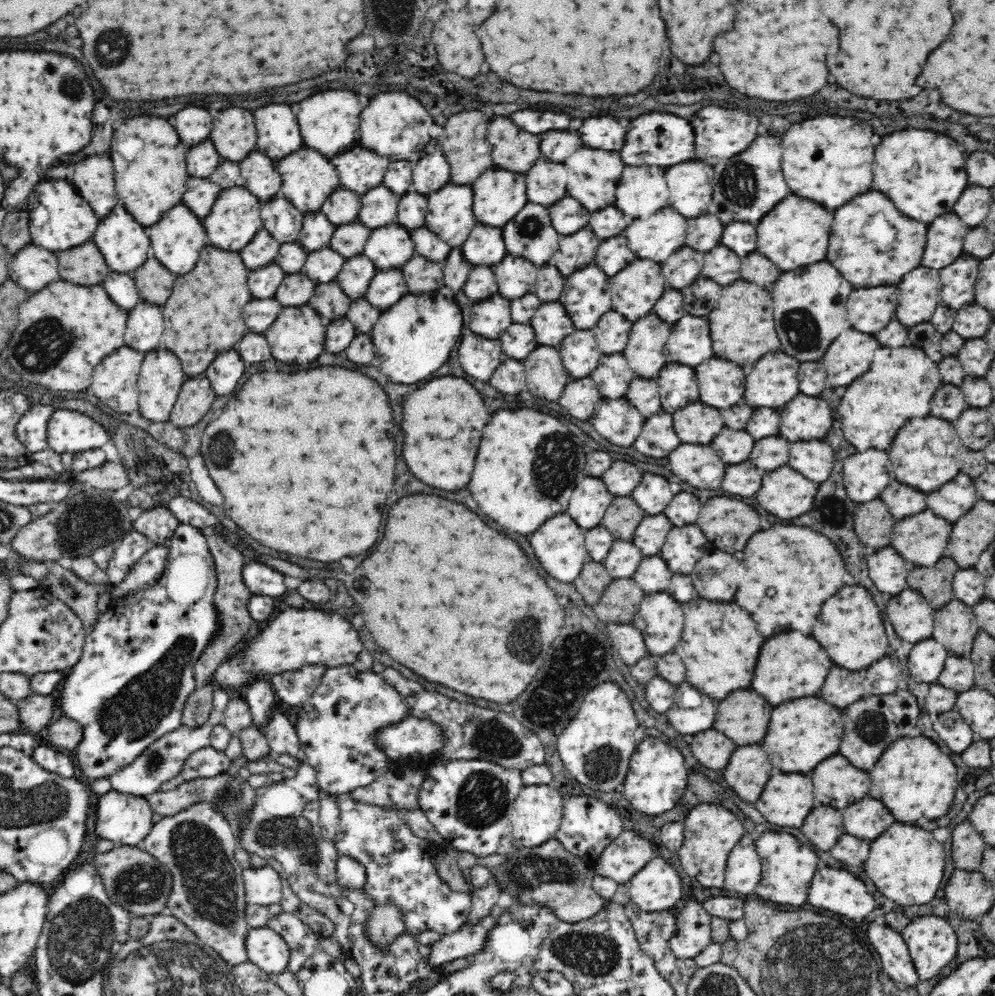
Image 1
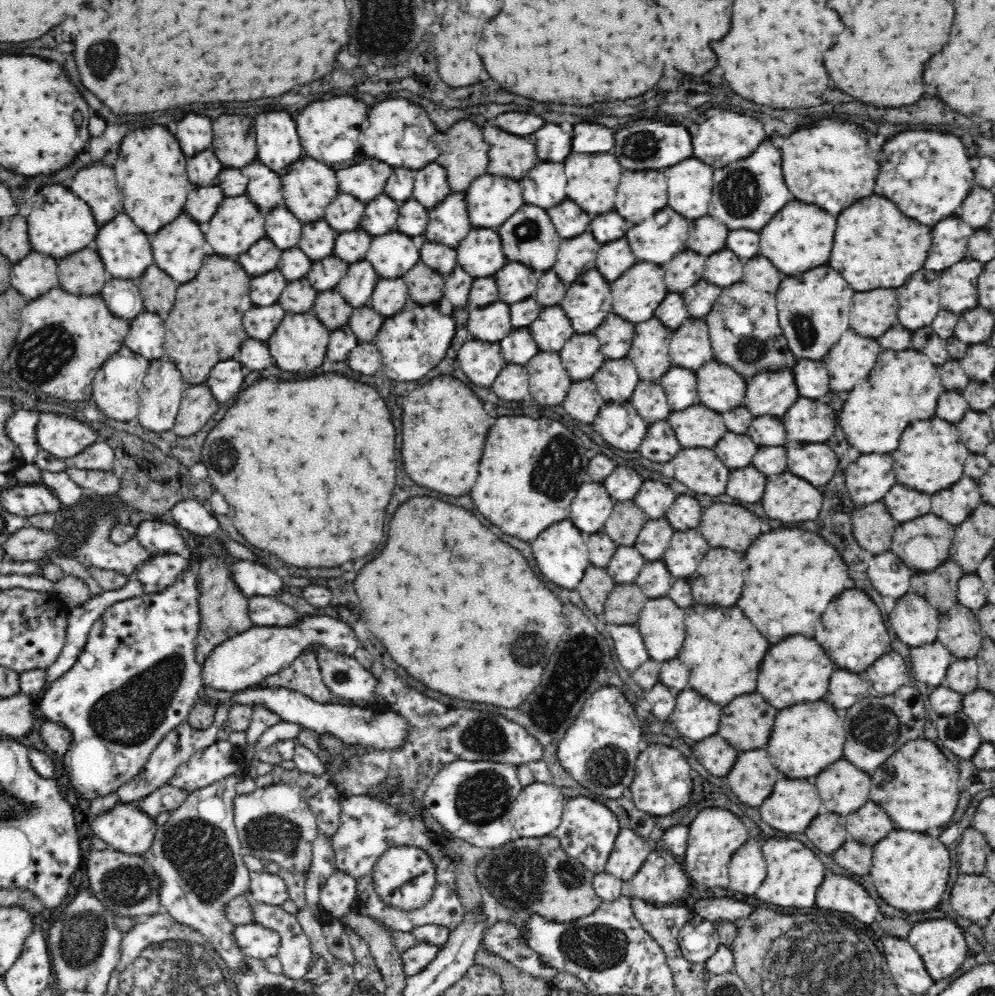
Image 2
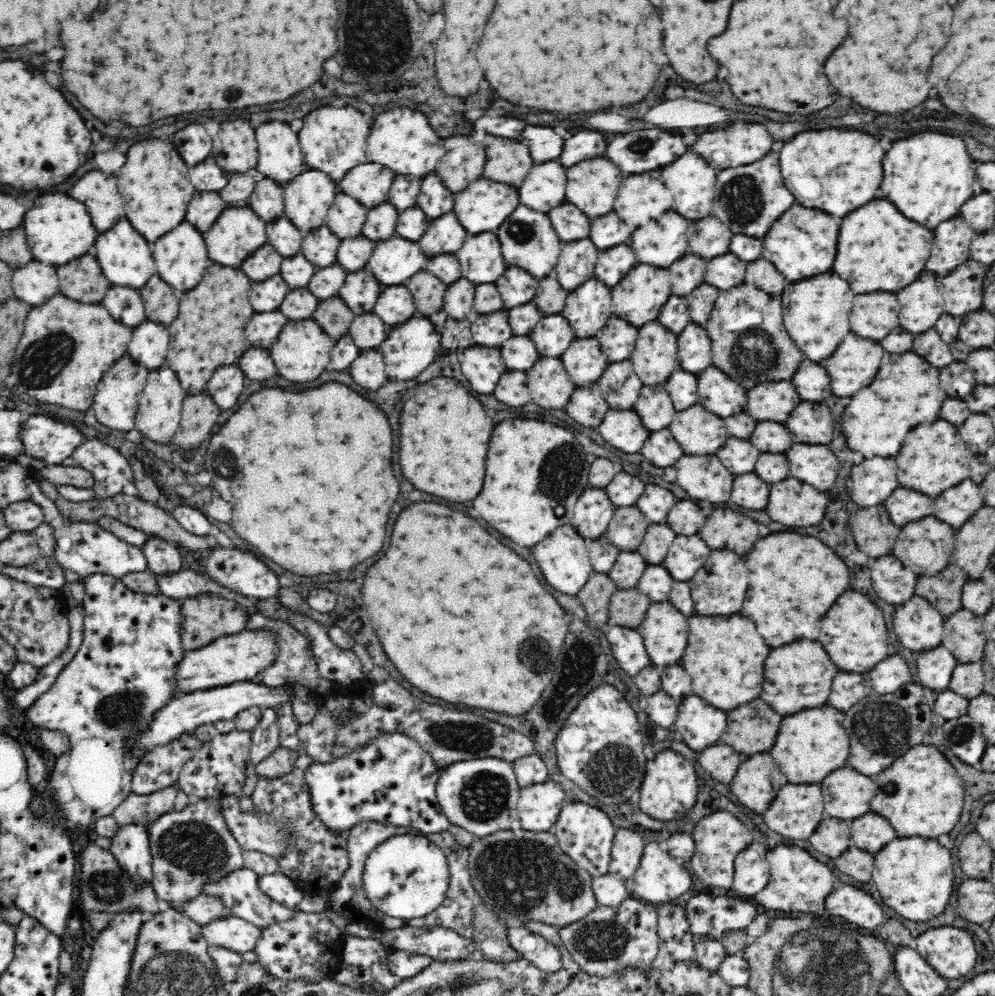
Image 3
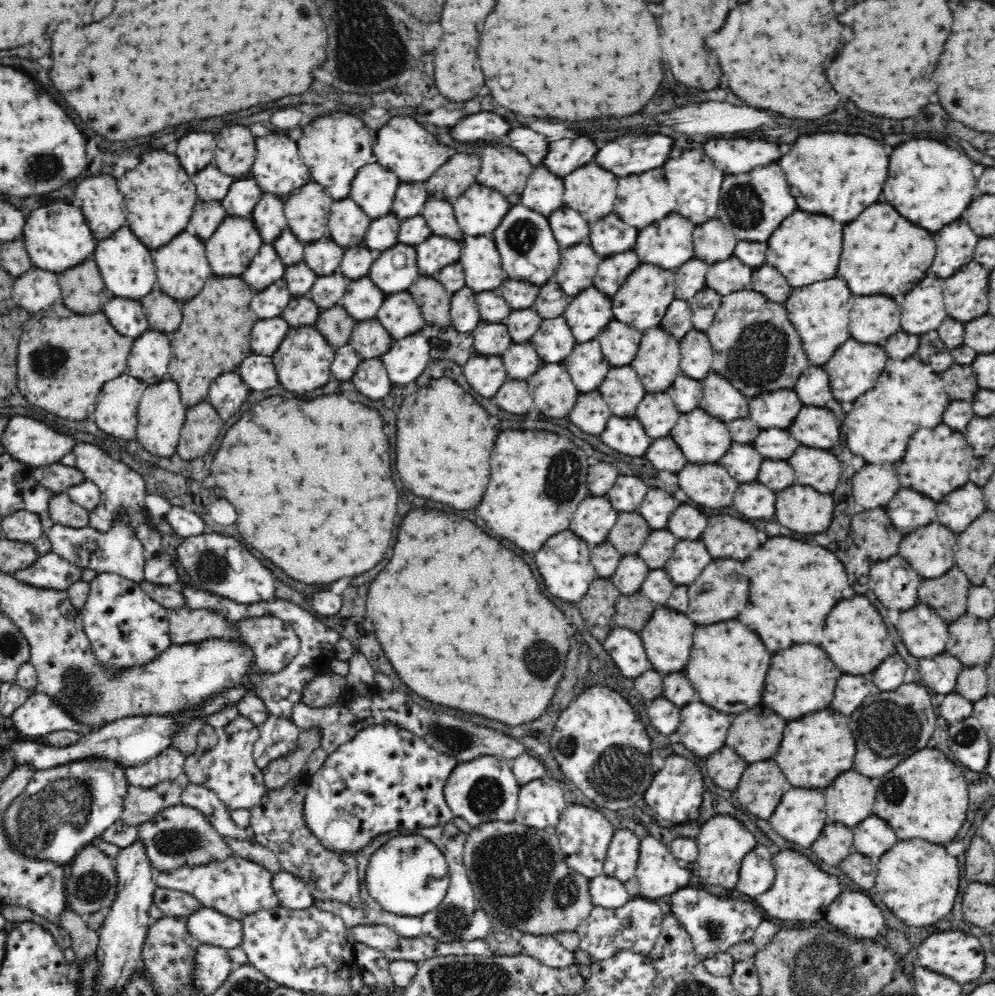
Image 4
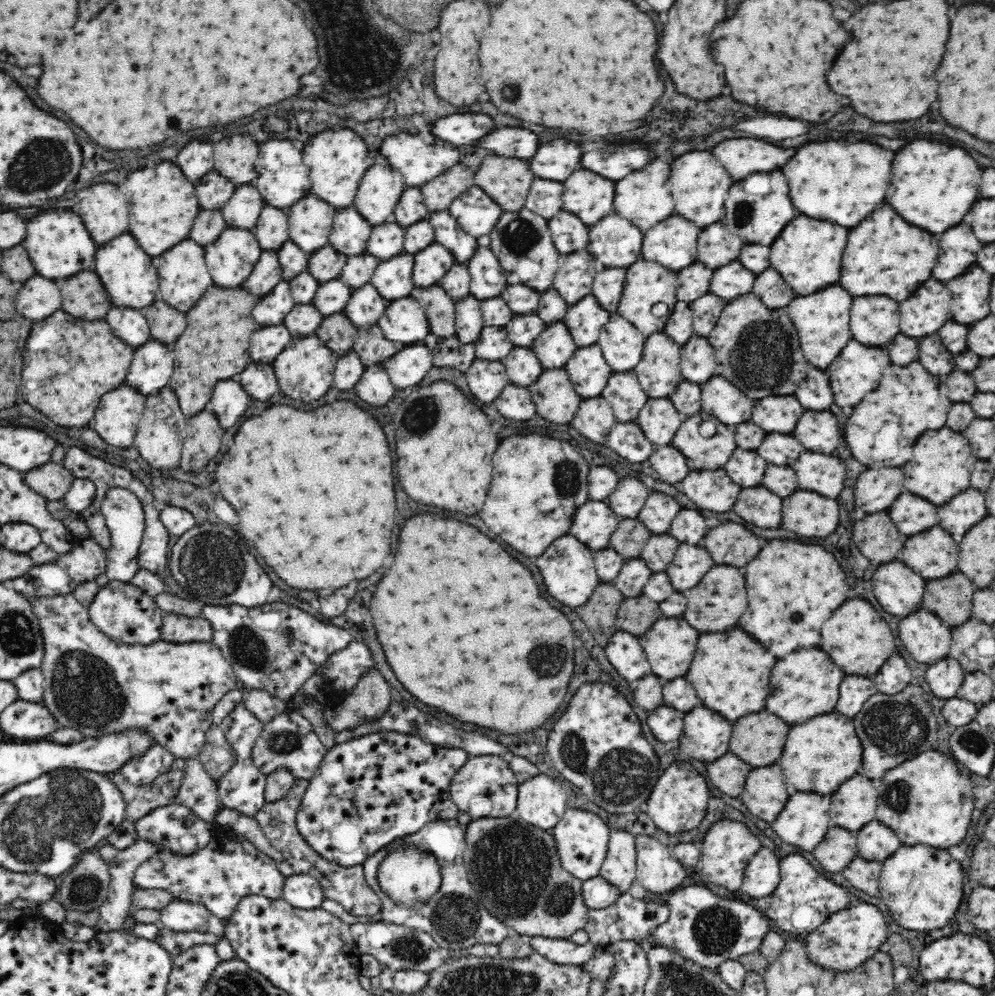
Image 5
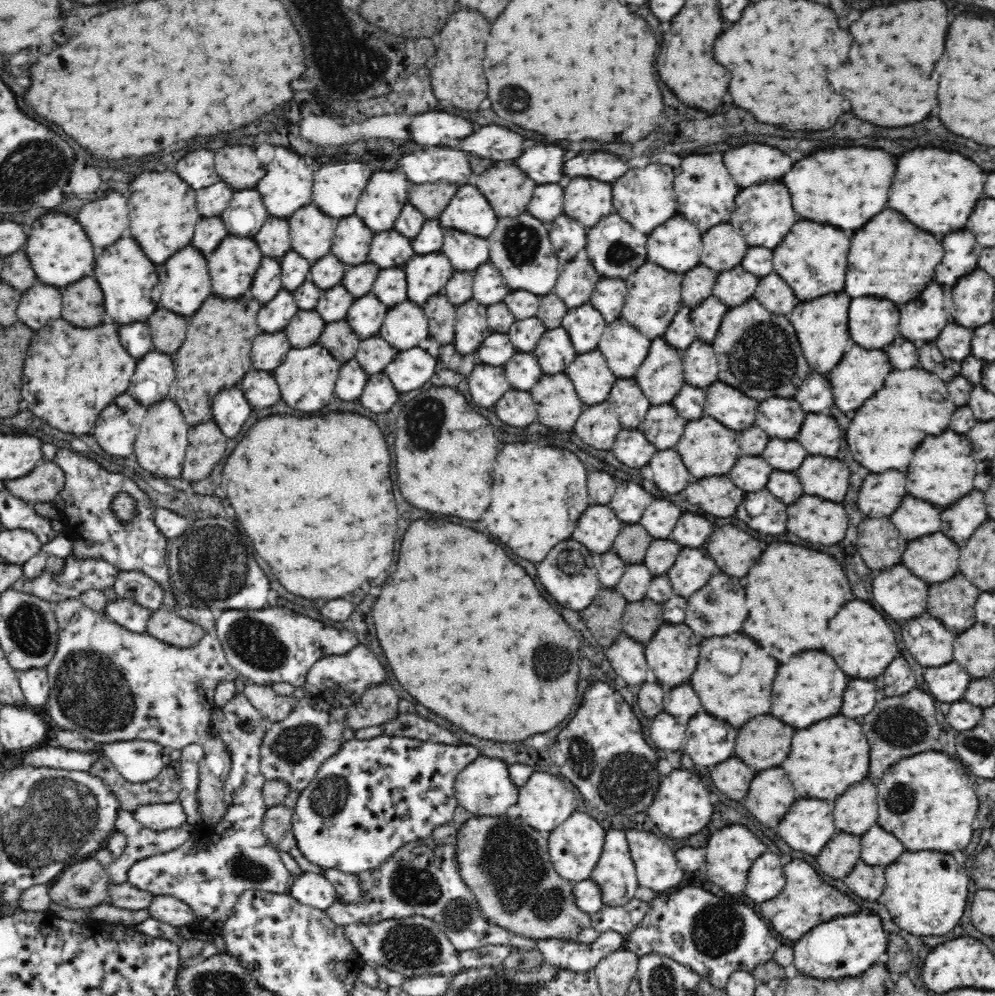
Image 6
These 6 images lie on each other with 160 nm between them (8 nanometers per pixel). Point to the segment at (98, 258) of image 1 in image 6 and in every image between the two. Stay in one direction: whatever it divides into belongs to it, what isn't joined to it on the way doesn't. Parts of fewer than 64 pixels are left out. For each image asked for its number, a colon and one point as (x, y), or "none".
2: (82, 273)
3: (82, 280)
4: (83, 291)
5: (83, 296)
6: (83, 304)

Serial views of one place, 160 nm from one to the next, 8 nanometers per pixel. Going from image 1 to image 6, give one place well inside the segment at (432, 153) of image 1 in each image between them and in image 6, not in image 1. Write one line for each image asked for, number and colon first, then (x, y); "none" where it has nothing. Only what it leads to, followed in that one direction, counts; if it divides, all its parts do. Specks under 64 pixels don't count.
2: (430, 188)
3: (434, 198)
4: (438, 212)
5: (447, 232)
6: (466, 252)

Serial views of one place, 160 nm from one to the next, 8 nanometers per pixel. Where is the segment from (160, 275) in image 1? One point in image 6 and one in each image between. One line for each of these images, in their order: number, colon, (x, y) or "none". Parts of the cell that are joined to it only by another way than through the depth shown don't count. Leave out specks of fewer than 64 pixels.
2: (159, 291)
3: (161, 305)
4: (162, 313)
5: (166, 324)
6: (168, 330)

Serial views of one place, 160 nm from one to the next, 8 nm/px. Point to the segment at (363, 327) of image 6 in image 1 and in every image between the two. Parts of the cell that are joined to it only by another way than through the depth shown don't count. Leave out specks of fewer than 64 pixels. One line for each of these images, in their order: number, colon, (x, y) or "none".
1: (357, 271)
2: (357, 285)
3: (361, 289)
4: (362, 299)
5: (366, 306)

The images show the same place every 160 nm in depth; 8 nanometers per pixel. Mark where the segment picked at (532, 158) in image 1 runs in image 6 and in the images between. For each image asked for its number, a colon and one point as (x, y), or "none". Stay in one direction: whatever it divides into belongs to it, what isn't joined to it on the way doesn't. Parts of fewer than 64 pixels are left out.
2: (510, 155)
3: (508, 161)
4: (503, 168)
5: (507, 180)
6: (500, 186)

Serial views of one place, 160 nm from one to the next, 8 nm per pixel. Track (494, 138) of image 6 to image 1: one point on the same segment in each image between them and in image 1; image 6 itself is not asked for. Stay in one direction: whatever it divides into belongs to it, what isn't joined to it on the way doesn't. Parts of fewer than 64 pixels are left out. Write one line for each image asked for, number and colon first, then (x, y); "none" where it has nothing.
1: (556, 145)
2: (552, 143)
3: (544, 143)
4: (530, 143)
5: (515, 142)

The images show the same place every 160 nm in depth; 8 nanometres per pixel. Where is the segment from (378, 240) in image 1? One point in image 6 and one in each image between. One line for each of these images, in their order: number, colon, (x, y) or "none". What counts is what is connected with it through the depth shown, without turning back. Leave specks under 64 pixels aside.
2: (392, 254)
3: (393, 260)
4: (394, 269)
5: (393, 278)
6: (390, 286)

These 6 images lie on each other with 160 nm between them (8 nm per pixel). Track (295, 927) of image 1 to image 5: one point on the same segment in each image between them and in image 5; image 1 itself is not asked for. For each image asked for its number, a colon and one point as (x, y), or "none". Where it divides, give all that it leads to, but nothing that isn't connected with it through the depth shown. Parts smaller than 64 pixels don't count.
2: (295, 953)
3: (239, 890)
4: (236, 887)
5: (221, 874)

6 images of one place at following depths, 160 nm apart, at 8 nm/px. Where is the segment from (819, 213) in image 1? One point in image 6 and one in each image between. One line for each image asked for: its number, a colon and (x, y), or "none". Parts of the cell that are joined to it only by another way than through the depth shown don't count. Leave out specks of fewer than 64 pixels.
2: (800, 237)
3: (802, 243)
4: (805, 247)
5: (807, 253)
6: (812, 259)

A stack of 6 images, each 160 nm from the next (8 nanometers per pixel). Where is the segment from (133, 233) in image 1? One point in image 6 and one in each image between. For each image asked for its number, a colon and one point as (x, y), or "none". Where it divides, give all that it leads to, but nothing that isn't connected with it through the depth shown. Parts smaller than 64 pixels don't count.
2: (124, 248)
3: (126, 260)
4: (125, 264)
5: (126, 270)
6: (128, 280)

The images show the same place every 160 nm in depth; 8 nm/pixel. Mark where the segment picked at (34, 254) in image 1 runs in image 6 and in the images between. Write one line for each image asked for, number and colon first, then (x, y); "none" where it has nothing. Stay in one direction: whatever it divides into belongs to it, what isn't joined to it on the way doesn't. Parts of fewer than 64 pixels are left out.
2: (32, 276)
3: (36, 282)
4: (34, 288)
5: (38, 297)
6: (39, 304)

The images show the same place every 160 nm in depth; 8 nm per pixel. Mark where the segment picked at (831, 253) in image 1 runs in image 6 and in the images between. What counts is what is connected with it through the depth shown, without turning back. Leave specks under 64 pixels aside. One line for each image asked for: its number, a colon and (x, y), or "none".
2: (876, 246)
3: (878, 249)
4: (883, 252)
5: (896, 270)
6: (889, 258)

